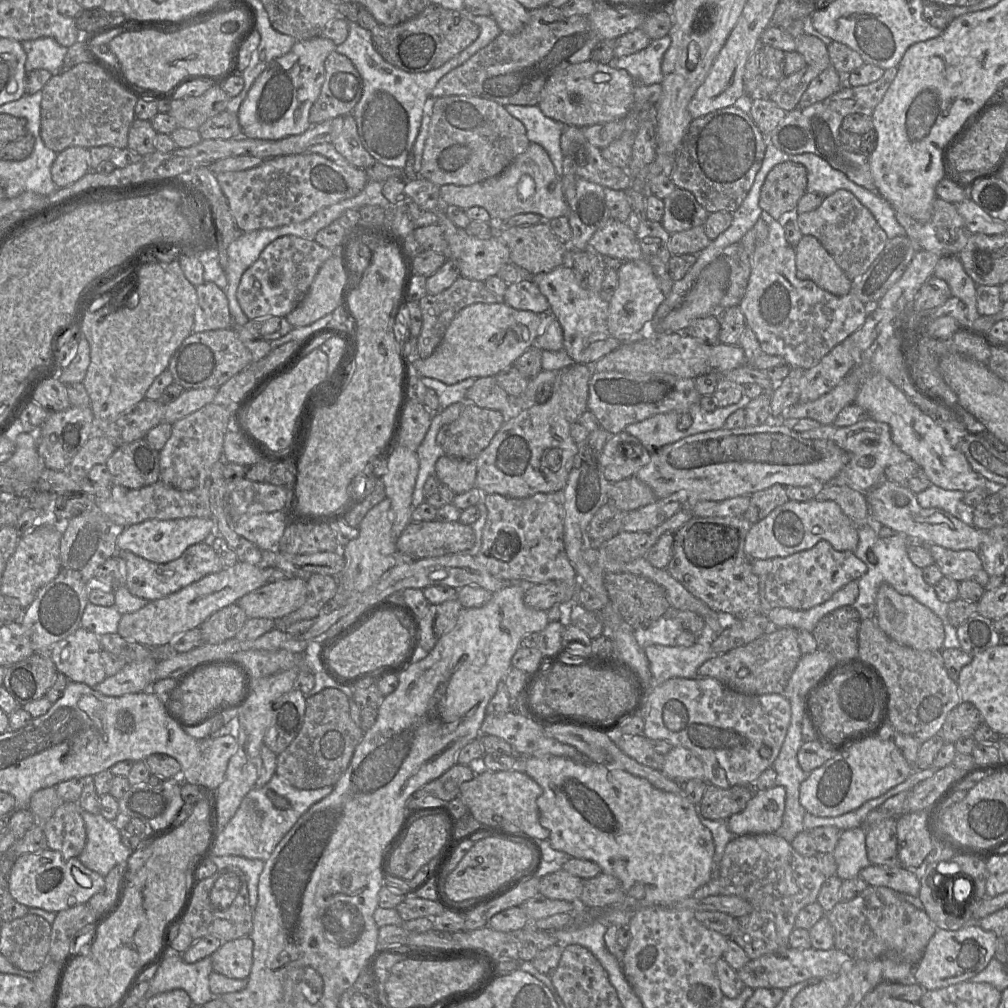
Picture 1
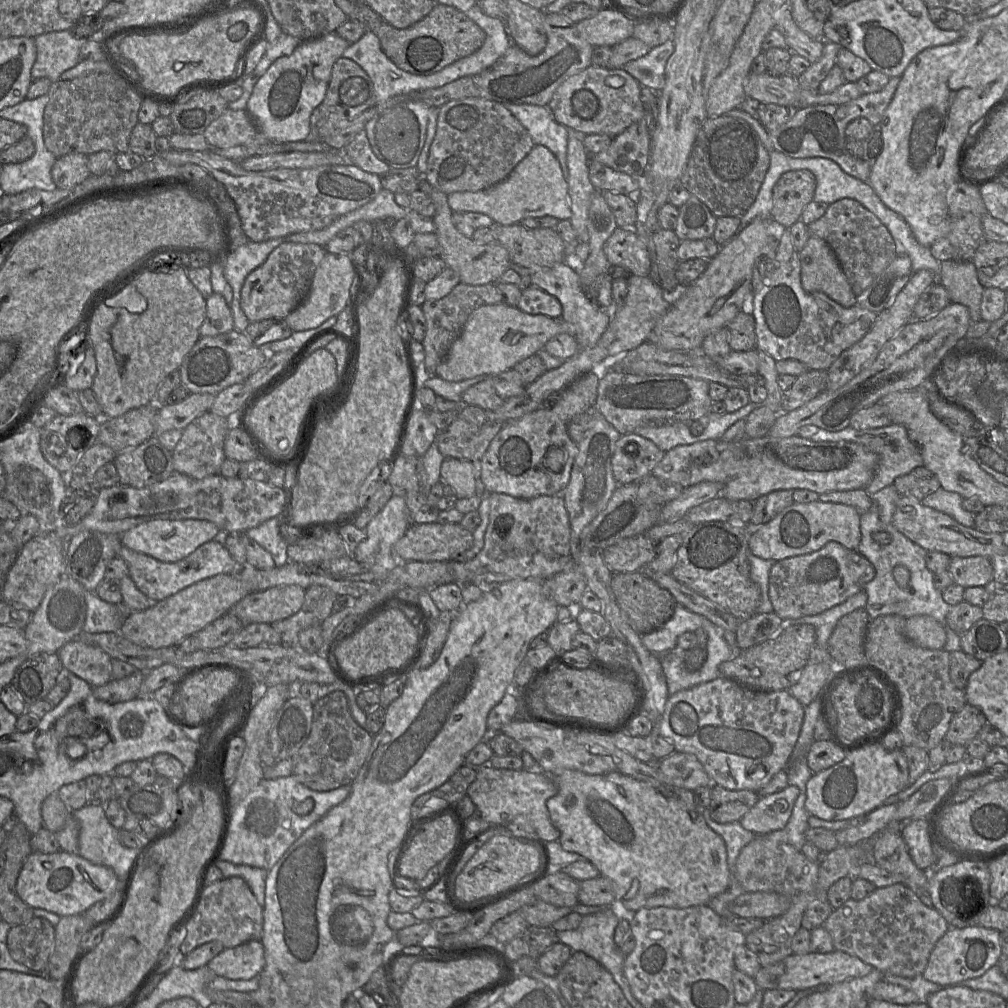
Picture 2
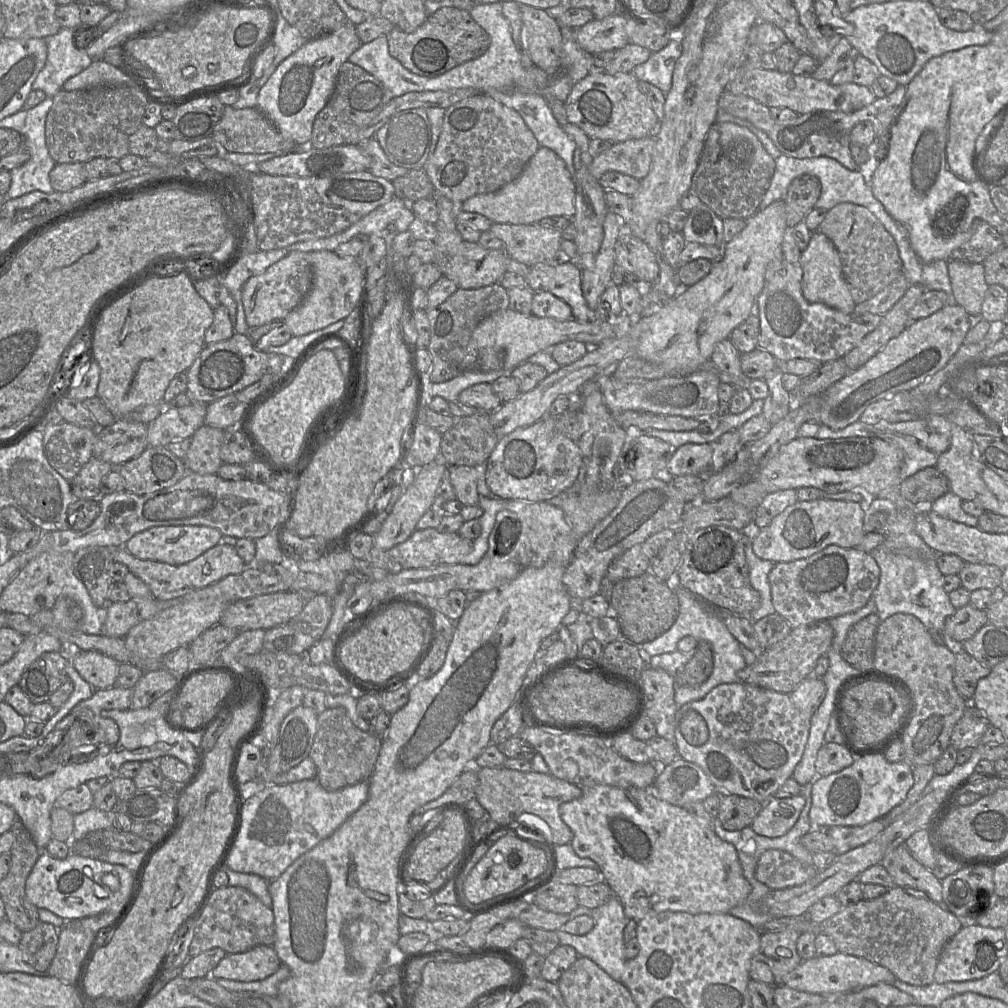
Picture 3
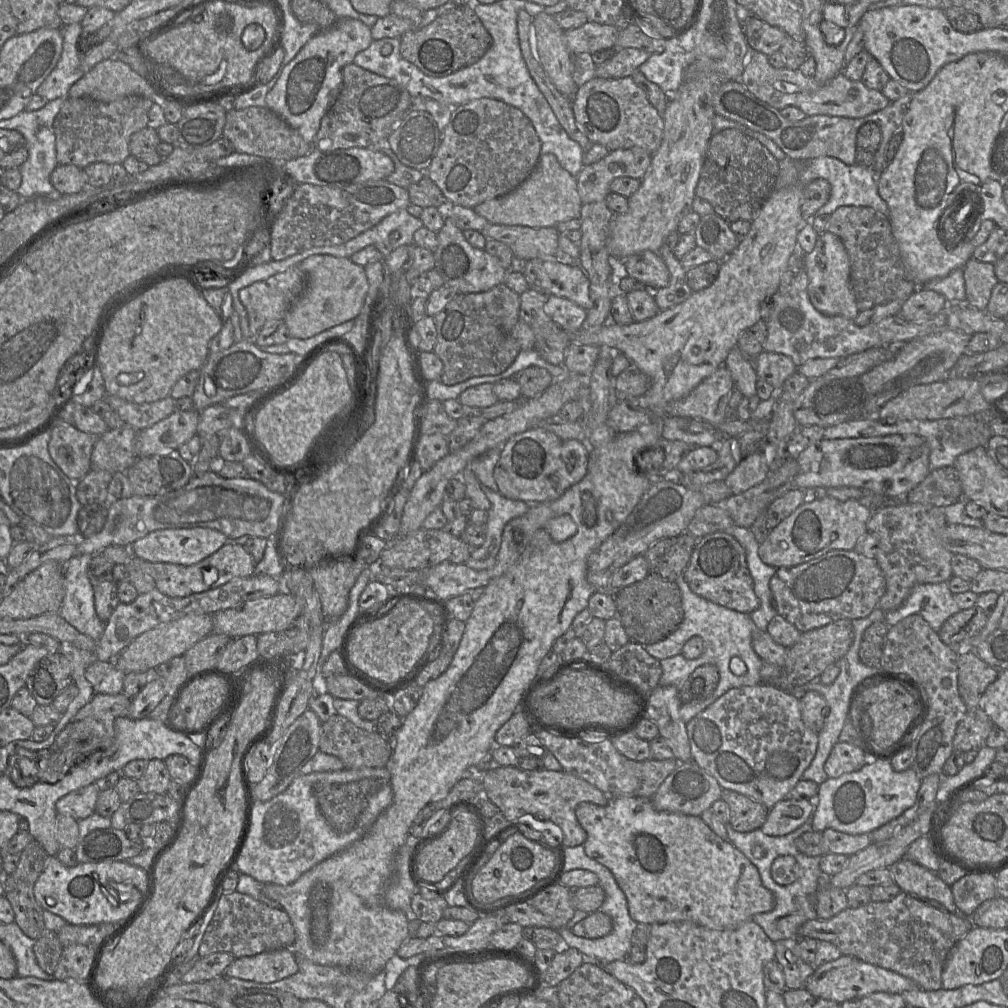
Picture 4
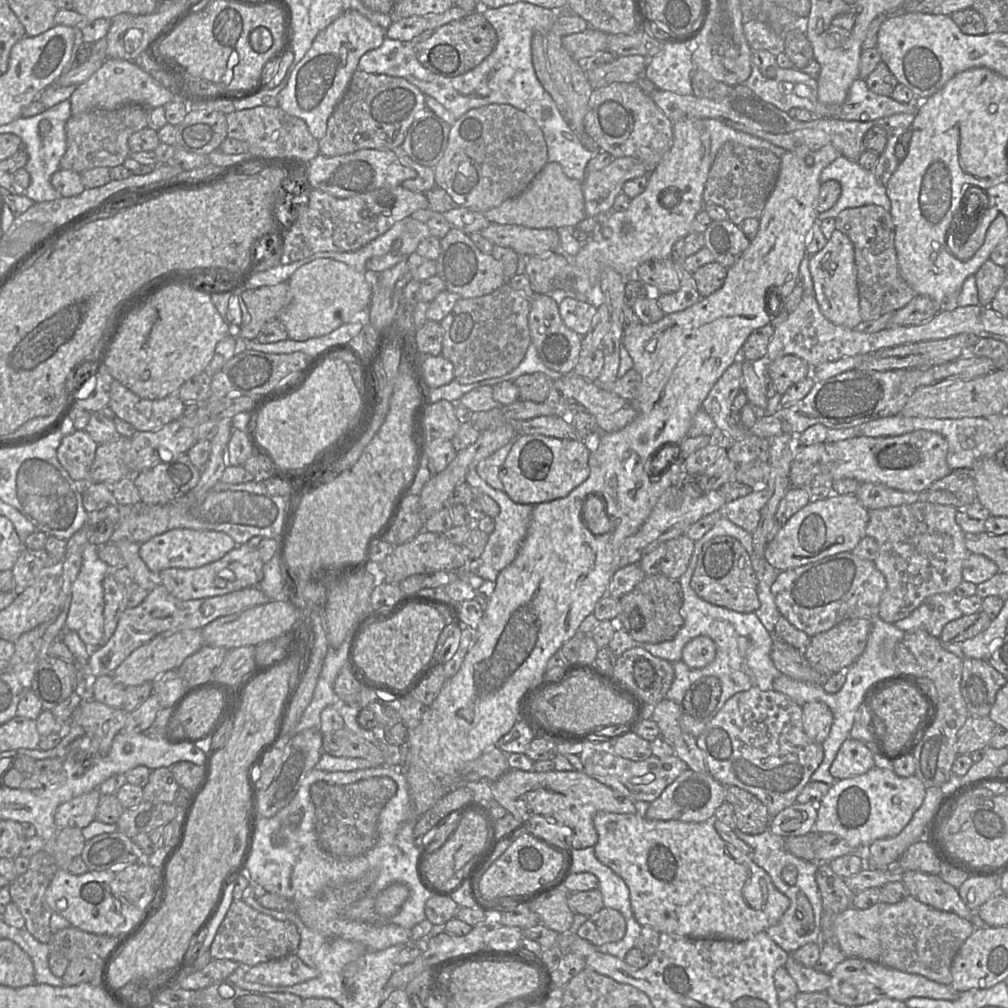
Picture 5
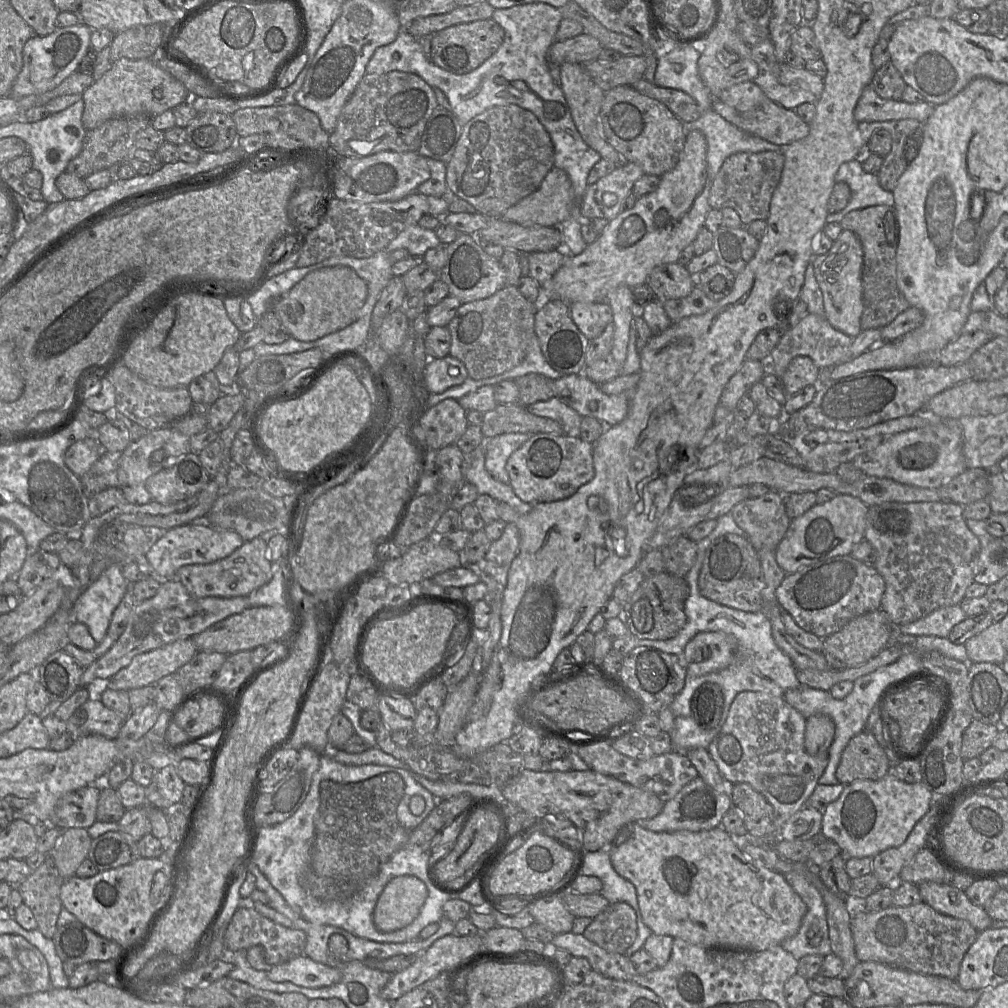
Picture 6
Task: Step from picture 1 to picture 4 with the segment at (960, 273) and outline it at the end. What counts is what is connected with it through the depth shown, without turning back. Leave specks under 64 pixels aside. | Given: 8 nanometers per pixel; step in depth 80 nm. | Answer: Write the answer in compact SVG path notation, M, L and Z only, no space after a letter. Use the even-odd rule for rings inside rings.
M971 258L961 270L965 281L966 303L976 309L986 310L992 289L999 282L994 263Z

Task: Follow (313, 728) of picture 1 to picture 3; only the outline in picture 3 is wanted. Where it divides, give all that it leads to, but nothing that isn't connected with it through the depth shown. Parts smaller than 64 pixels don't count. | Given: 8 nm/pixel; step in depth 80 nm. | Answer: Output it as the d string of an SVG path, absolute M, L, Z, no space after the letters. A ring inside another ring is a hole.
M327 708L317 716L317 732L309 753L317 769L315 779L325 790L338 790L368 780L381 745L381 738L360 730L343 708Z

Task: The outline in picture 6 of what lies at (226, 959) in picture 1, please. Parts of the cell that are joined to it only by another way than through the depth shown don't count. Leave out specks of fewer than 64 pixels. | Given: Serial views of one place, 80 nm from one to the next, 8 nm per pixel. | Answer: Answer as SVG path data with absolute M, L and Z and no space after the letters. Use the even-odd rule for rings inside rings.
M306 955L275 965L266 972L274 982L291 982L306 988L331 986L342 978L337 967L315 962Z

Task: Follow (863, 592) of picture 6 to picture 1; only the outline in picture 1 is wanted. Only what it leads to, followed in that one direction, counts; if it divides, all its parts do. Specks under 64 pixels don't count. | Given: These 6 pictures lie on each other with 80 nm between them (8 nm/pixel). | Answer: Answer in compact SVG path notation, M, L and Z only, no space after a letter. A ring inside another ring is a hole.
M820 541L808 550L772 560L765 582L765 594L772 608L809 610L829 600L835 592L851 581L858 581L867 566L854 552L837 551L827 541Z

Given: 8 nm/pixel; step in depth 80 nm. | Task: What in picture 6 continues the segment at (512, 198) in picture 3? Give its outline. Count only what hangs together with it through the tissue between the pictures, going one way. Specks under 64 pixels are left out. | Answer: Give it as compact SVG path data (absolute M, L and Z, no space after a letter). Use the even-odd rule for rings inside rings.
M554 166L535 192L508 208L500 218L525 226L556 226L571 216L575 203L568 174Z

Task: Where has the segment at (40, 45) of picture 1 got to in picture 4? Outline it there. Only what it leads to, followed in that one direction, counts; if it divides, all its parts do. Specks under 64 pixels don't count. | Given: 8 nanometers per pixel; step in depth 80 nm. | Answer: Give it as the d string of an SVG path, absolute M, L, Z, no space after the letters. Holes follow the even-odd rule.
M81 24L62 25L60 31L63 37L61 57L37 90L37 94L47 101L66 98L71 86L84 75L78 50L78 40L82 34Z

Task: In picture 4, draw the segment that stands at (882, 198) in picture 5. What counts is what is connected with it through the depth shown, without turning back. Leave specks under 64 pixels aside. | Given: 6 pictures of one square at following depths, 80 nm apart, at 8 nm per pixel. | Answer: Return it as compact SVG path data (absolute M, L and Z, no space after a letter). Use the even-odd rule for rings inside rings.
M818 157L806 161L802 168L799 168L794 162L784 160L780 162L780 171L777 176L774 190L778 190L795 183L807 185L815 179L824 179L831 186L830 197L827 203L818 210L818 215L831 215L837 208L841 206L865 206L871 207L889 217L889 209L887 203L880 197L878 193L876 176L872 169L859 166L856 163L846 165L842 161L834 157Z

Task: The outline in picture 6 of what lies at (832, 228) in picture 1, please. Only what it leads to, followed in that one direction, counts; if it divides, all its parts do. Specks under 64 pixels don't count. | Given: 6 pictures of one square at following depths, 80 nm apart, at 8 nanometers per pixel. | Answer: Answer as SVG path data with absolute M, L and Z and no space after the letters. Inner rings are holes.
M870 206L850 211L839 223L843 230L849 230L858 237L863 249L864 309L861 328L862 330L882 328L910 307L897 283L896 252L900 238L897 211L894 206Z

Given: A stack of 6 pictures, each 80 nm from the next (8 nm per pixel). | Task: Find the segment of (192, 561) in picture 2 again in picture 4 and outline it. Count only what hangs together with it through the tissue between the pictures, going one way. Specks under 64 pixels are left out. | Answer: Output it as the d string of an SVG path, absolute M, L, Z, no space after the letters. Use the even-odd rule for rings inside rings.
M227 542L215 553L190 566L143 560L132 556L131 546L109 546L101 550L101 553L113 564L134 563L153 578L157 590L170 597L185 597L219 587L233 578L252 576L257 564L244 546L237 542Z

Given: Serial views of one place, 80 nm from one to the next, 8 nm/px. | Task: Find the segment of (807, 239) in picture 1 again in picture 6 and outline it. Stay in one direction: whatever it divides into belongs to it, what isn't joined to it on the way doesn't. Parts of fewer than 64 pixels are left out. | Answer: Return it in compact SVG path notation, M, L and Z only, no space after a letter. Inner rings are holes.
M843 230L831 249L813 256L814 273L823 294L825 317L841 332L857 337L861 331L863 313L862 268L863 249L858 237L849 230Z

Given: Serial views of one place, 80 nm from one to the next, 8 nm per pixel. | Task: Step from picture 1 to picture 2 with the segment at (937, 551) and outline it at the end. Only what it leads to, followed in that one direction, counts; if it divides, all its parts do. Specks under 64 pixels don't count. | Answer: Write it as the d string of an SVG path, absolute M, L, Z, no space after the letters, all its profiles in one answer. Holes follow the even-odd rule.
M984 556L951 557L948 567L953 581L963 588L985 587L994 581L993 566Z

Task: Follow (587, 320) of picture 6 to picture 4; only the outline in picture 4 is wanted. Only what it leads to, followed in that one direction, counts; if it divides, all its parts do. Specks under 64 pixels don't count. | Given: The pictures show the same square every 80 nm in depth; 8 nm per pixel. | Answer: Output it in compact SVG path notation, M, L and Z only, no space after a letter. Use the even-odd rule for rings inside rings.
M555 295L548 297L544 311L555 323L568 332L582 329L588 313L588 310L575 302Z

